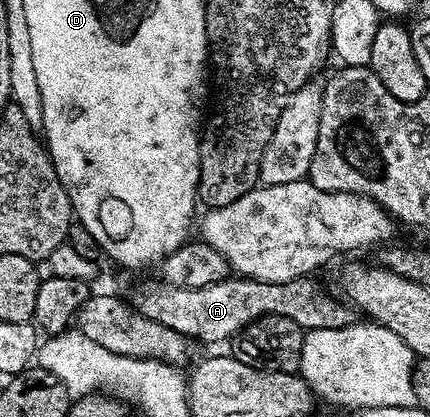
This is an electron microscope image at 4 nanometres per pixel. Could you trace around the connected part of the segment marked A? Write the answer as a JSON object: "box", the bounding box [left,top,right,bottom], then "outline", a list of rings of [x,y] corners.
{"box":[131,278,354,344],"outline":[[[228,278],[214,285],[203,286],[202,289],[185,289],[164,282],[141,284],[134,290],[131,303],[139,314],[151,318],[151,322],[159,322],[159,326],[167,326],[190,341],[202,340],[205,344],[232,341],[237,333],[264,316],[291,318],[291,322],[306,330],[345,328],[354,323],[354,309],[344,299],[341,301],[328,296],[311,281],[302,278],[272,284],[248,278]]]}

